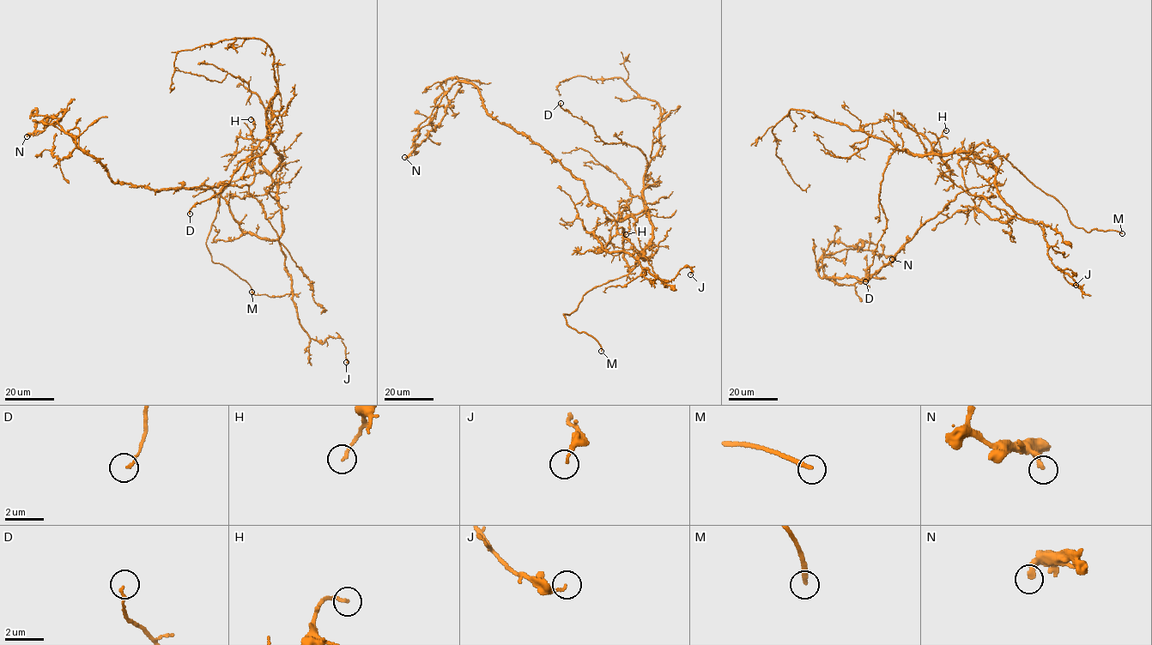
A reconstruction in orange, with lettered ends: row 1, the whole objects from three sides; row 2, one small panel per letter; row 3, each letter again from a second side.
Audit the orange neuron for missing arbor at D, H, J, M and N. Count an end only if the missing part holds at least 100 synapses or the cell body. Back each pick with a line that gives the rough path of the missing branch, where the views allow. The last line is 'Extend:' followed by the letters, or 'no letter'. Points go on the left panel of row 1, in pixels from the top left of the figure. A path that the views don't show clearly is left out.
M: Course of what is missing: (251, 292), (255, 295), (275, 287), (277, 278)
Extend: M

